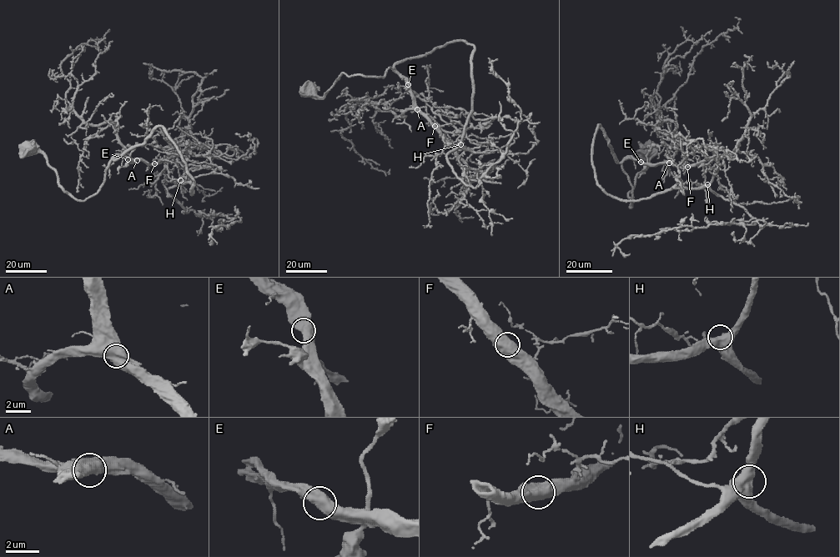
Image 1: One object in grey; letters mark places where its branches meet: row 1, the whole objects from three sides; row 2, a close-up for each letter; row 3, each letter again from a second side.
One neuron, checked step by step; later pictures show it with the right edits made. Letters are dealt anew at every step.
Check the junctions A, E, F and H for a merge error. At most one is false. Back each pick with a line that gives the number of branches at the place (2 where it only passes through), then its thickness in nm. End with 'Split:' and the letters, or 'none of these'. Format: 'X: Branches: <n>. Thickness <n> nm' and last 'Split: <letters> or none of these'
Split: none of these

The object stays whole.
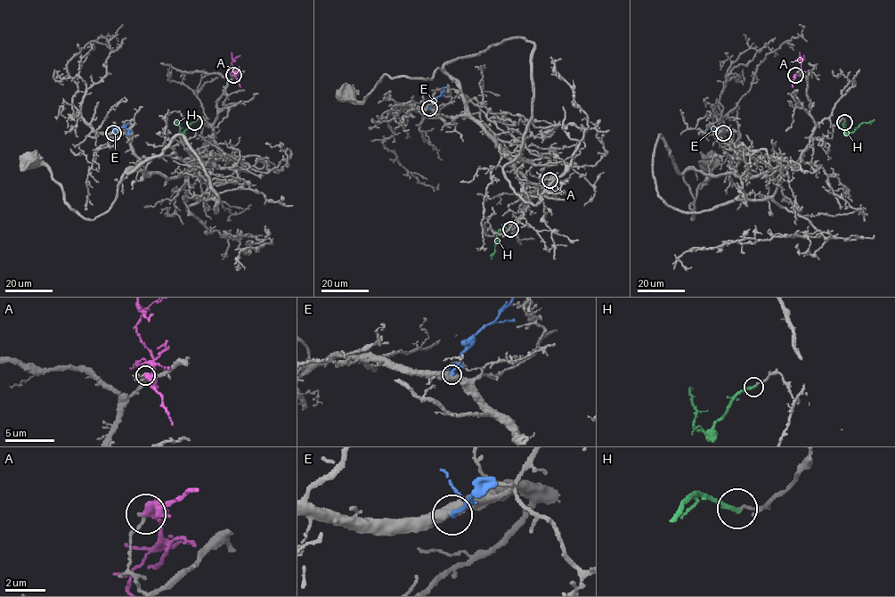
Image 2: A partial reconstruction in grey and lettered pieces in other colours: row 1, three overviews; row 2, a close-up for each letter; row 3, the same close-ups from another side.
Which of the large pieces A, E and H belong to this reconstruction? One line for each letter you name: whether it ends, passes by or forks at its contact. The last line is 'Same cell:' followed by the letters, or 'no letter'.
Same cell: no letter

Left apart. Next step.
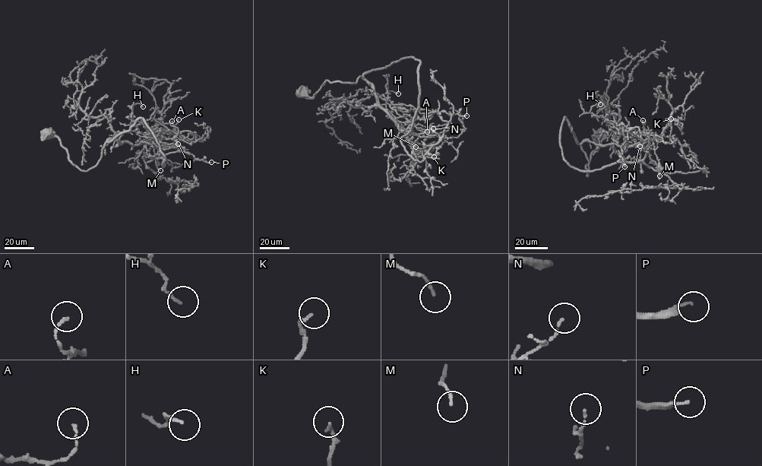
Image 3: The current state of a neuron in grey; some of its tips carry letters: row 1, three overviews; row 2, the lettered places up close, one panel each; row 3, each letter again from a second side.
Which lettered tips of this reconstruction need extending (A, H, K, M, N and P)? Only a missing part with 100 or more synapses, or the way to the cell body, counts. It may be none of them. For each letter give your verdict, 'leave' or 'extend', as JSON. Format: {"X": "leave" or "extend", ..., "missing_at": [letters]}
{"A": "leave", "H": "leave", "K": "leave", "M": "leave", "N": "leave", "P": "extend", "missing_at": ["P"]}

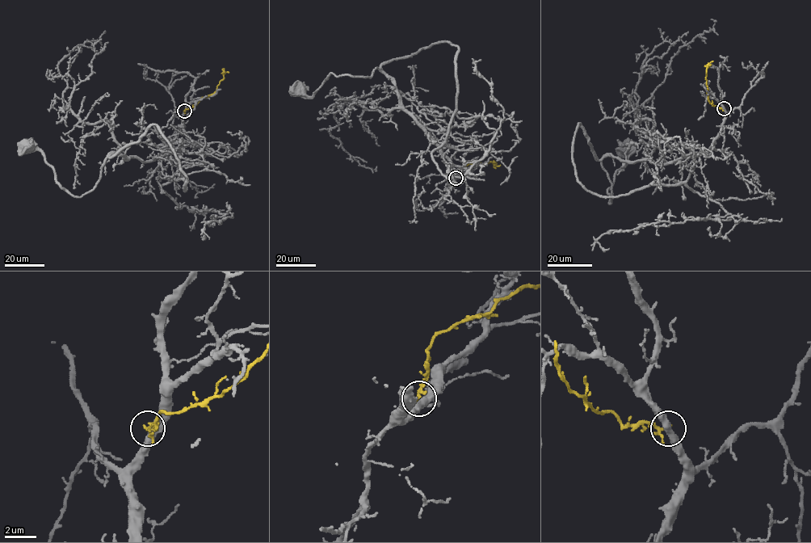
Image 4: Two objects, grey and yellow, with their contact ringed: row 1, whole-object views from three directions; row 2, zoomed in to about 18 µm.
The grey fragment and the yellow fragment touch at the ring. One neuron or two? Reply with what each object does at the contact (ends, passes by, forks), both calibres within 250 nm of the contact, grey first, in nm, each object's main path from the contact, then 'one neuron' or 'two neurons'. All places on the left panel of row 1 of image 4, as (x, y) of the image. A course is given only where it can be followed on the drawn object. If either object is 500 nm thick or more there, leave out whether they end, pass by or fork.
grey passes by; yellow passes by; calibres 440 and 170 nm; course grey (184, 111), (189, 144), (144, 161), (110, 153), (98, 183), (81, 196), (61, 187), (39, 150), (27, 148); course yellow (184, 111), (216, 90), (224, 77), (224, 69); two neurons

